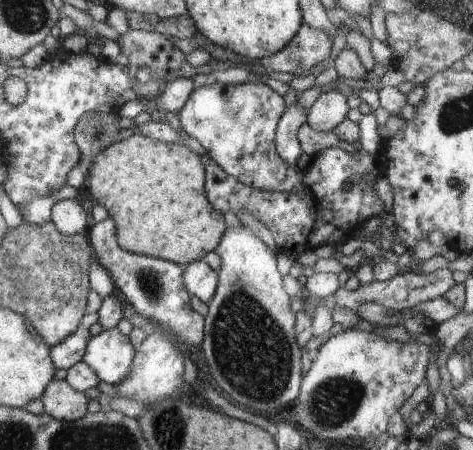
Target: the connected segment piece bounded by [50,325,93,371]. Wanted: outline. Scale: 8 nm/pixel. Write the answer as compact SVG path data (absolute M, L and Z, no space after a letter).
M82 325L74 334L67 336L60 344L50 348L50 358L56 370L68 370L74 364L83 360L83 353L86 352L86 344L90 342L90 332Z

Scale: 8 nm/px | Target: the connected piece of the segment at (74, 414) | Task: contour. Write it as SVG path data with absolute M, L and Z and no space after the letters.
M52 379L42 392L40 401L44 412L56 420L74 422L88 413L88 396L74 390L64 379Z

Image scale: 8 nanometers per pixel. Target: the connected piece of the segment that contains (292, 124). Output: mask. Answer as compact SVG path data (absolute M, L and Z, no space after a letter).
M294 103L290 108L286 108L277 124L276 150L278 156L290 166L297 166L298 159L303 154L297 132L306 123L306 114L308 111L306 112L304 108L298 108L298 104Z

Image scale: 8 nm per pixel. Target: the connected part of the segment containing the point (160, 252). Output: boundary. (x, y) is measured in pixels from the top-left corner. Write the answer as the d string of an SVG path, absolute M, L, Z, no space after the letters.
M136 134L130 136L121 141L110 144L108 148L104 148L101 152L92 160L89 171L87 172L88 178L84 182L84 186L90 190L90 194L97 200L98 204L106 208L109 218L116 223L116 240L120 245L120 248L126 250L126 252L133 252L134 254L149 256L152 258L164 259L172 261L183 266L202 261L203 258L212 251L216 250L218 244L222 240L222 236L226 234L226 224L224 223L224 216L220 212L216 212L210 202L208 202L205 193L205 170L200 155L193 151L186 144L168 144L167 142L160 142L142 134Z

